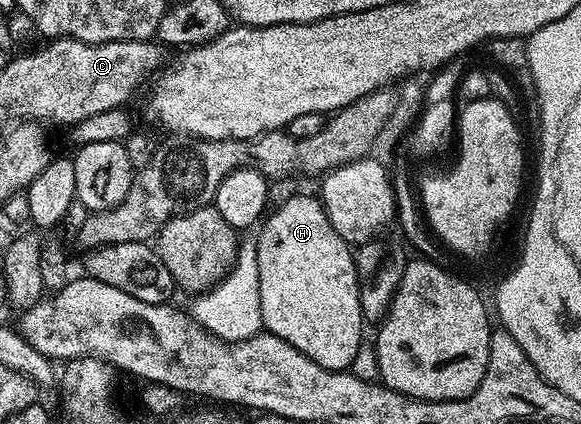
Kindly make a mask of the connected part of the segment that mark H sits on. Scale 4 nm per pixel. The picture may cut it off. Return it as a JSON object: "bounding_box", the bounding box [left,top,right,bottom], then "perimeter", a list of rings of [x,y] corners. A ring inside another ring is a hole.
{"bounding_box":[256,194,366,371],"perimeter":[[[300,194],[297,198],[286,199],[274,210],[263,219],[259,227],[260,234],[256,238],[256,285],[262,308],[263,329],[286,340],[322,368],[347,371],[358,348],[365,341],[366,325],[358,296],[353,247],[342,240],[338,232],[334,232],[334,224],[330,224],[319,197],[307,198]]]}

